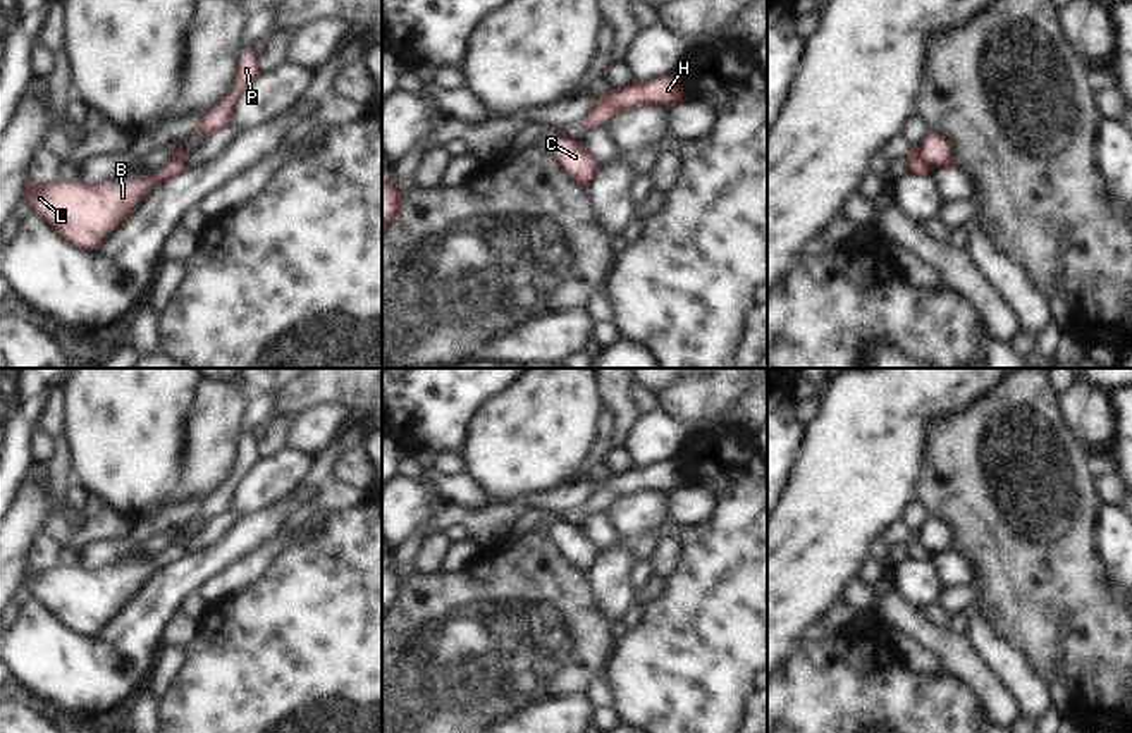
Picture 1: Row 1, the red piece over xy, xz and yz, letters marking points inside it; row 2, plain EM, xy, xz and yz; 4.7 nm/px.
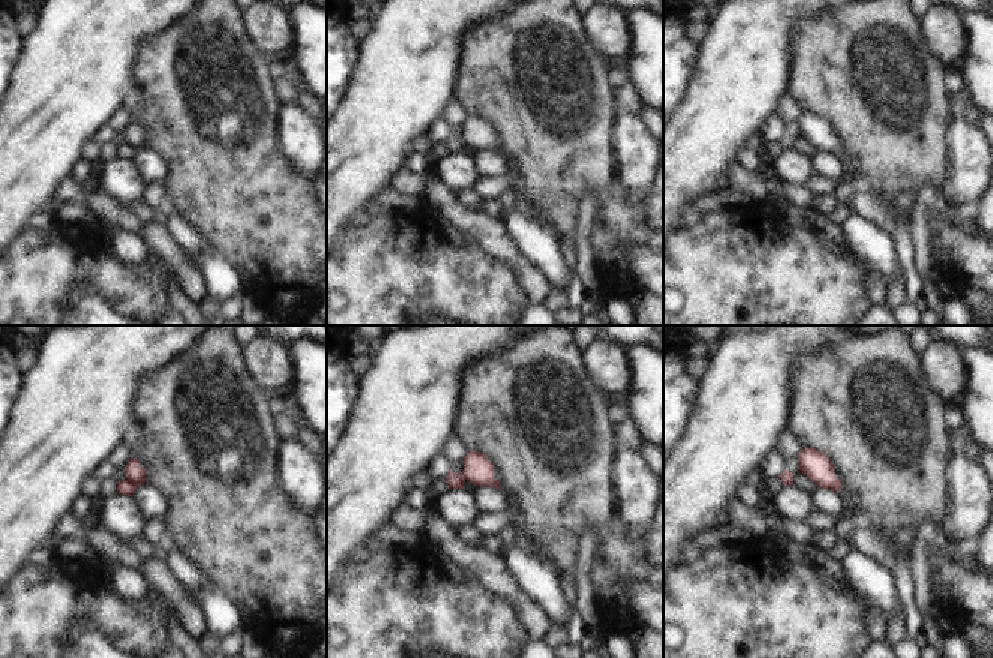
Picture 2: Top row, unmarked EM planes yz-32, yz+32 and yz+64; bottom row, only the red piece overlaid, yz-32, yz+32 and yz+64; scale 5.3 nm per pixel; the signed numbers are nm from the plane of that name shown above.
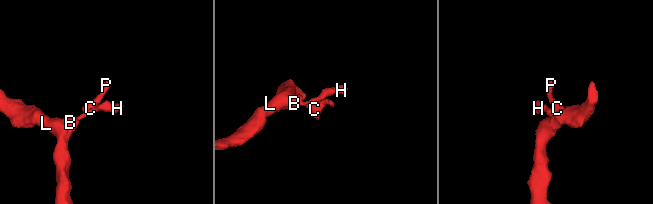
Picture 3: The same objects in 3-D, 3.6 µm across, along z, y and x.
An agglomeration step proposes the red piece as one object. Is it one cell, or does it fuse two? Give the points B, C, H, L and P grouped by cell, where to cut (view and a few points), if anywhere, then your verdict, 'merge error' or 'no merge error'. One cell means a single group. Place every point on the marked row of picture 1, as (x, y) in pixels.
B H L / C P | yz (917, 148), (931, 169) | merge error

